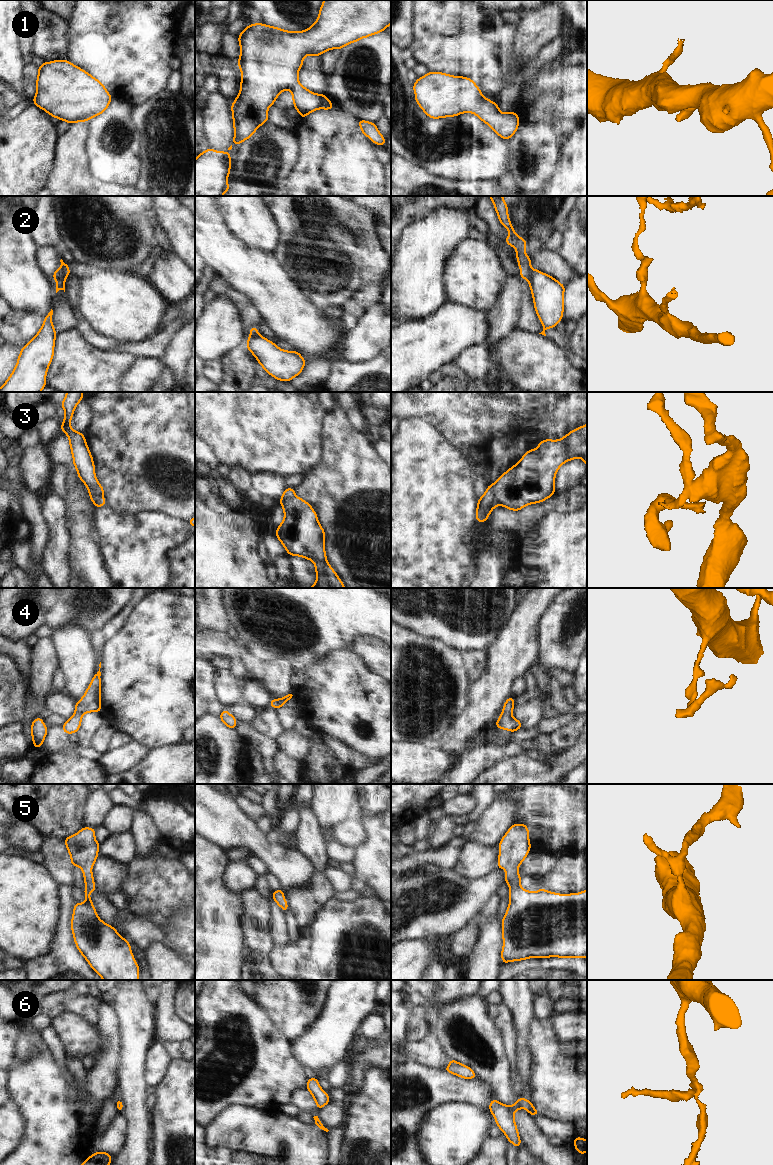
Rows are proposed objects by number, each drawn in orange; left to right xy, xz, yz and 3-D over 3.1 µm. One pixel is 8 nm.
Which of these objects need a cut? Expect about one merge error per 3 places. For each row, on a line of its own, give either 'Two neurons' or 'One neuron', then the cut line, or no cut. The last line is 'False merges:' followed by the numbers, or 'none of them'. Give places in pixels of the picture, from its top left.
1: One neuron. No split
2: Two neurons. Split along xy (65, 264), (63, 266), (63, 275), (56, 281)
3: Two neurons. Split along yz (495, 482), (494, 496), (499, 504)
4: One neuron. No split
5: One neuron. No split
6: One neuron. No split
False merges: 2, 3

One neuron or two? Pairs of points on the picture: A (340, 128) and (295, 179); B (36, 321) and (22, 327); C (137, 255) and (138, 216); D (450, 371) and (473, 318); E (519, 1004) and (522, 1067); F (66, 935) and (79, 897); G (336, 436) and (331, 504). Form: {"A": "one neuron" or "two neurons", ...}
{"A": "one neuron", "B": "one neuron", "C": "one neuron", "D": "two neurons", "E": "one neuron", "F": "two neurons", "G": "one neuron"}

